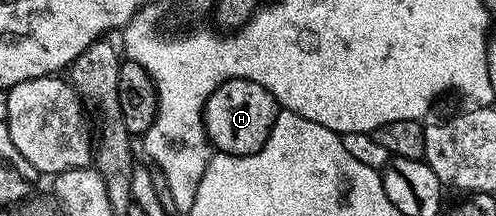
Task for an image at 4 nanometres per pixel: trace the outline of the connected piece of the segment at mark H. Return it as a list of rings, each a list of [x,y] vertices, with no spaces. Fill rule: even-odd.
[[[234,77],[221,83],[221,87],[217,87],[213,91],[213,95],[209,95],[209,99],[202,102],[201,108],[208,141],[218,152],[240,157],[241,155],[253,155],[267,142],[269,131],[275,122],[277,102],[274,95],[264,87],[262,81],[251,81],[247,77]]]

